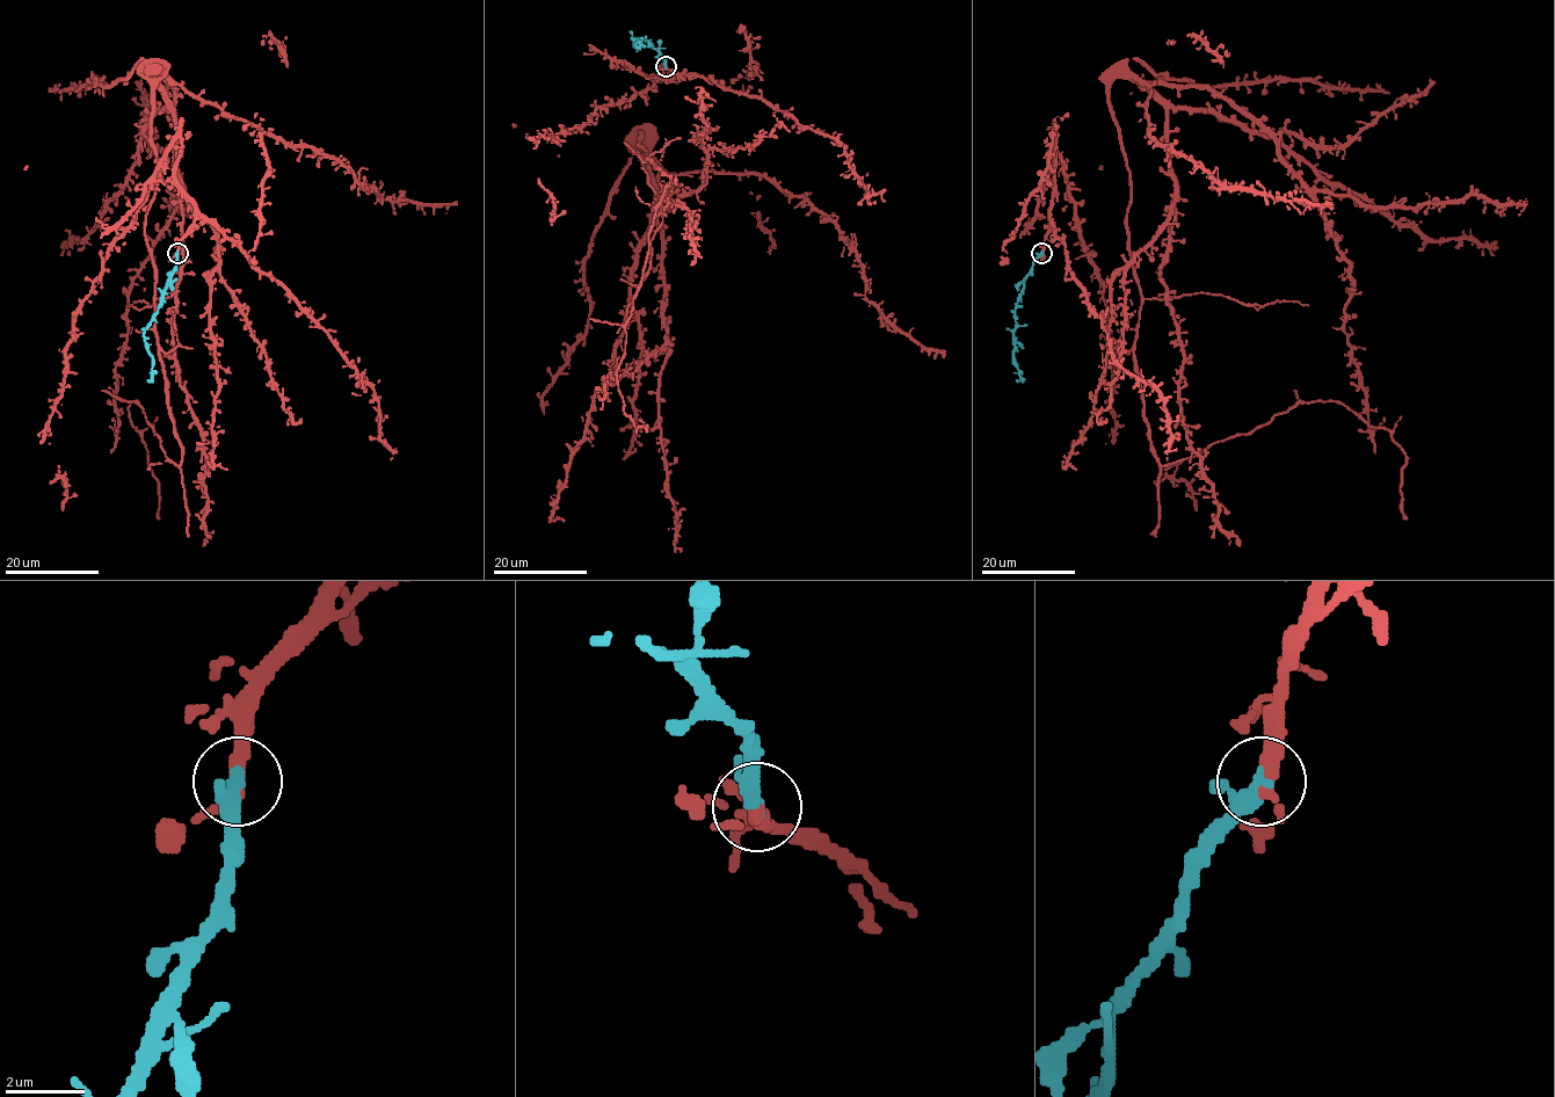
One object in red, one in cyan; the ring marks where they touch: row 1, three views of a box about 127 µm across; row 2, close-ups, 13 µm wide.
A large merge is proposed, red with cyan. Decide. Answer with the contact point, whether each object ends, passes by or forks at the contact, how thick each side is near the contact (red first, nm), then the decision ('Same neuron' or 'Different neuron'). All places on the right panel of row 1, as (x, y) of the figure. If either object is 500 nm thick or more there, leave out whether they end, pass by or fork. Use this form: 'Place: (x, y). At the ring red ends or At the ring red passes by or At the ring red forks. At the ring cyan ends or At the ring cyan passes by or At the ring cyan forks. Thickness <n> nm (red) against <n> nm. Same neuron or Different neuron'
Place: (1041, 253). At the ring red passes by. At the ring cyan passes by. Thickness 280 nm (red) against 320 nm. Same neuron

